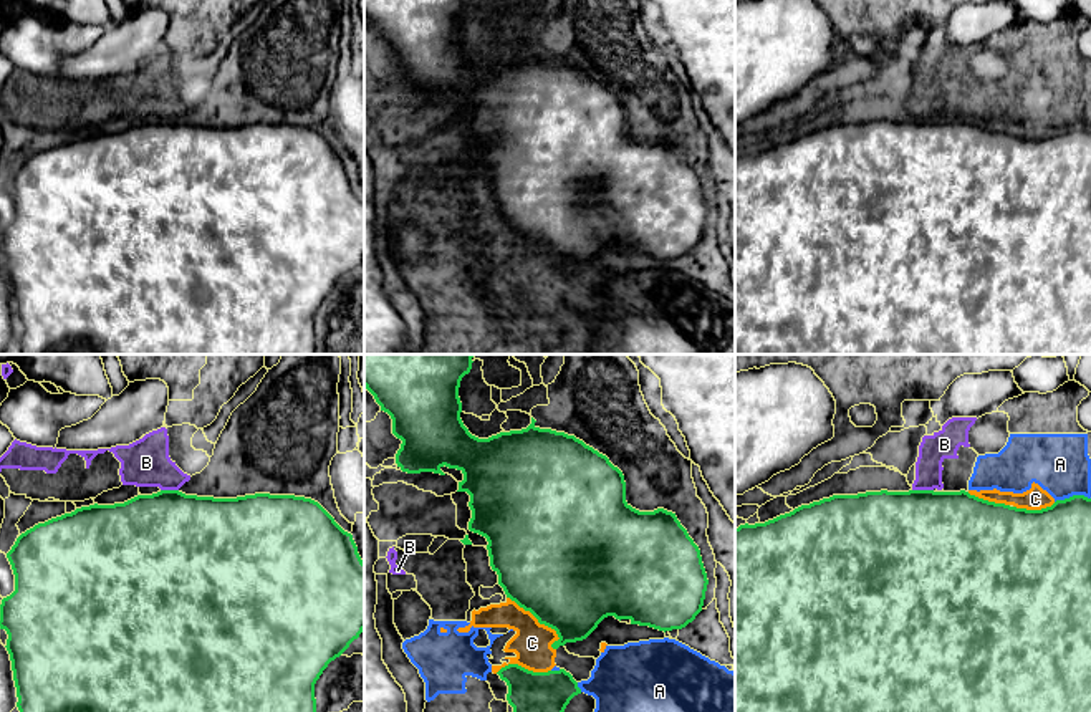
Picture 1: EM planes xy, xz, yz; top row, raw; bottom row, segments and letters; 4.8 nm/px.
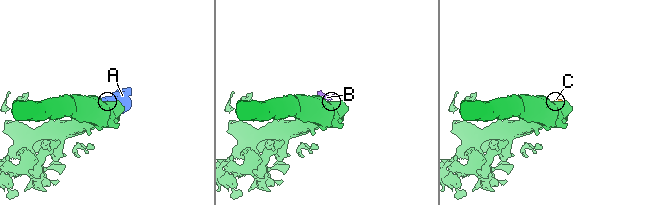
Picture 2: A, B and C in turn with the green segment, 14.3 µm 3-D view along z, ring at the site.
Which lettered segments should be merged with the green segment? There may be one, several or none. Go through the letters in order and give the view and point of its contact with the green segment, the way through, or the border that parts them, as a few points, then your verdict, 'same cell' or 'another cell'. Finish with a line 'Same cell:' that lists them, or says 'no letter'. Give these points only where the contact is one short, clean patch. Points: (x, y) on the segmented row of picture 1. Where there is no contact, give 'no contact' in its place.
A: contact yz (1073, 495); another cell
B: contact yz (922, 490); border yz (913, 489), (932, 490); another cell
C: contact xz (540, 623); another cell
Same cell: no letter

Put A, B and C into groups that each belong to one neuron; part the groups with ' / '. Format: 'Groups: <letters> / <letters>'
Groups: A B C

